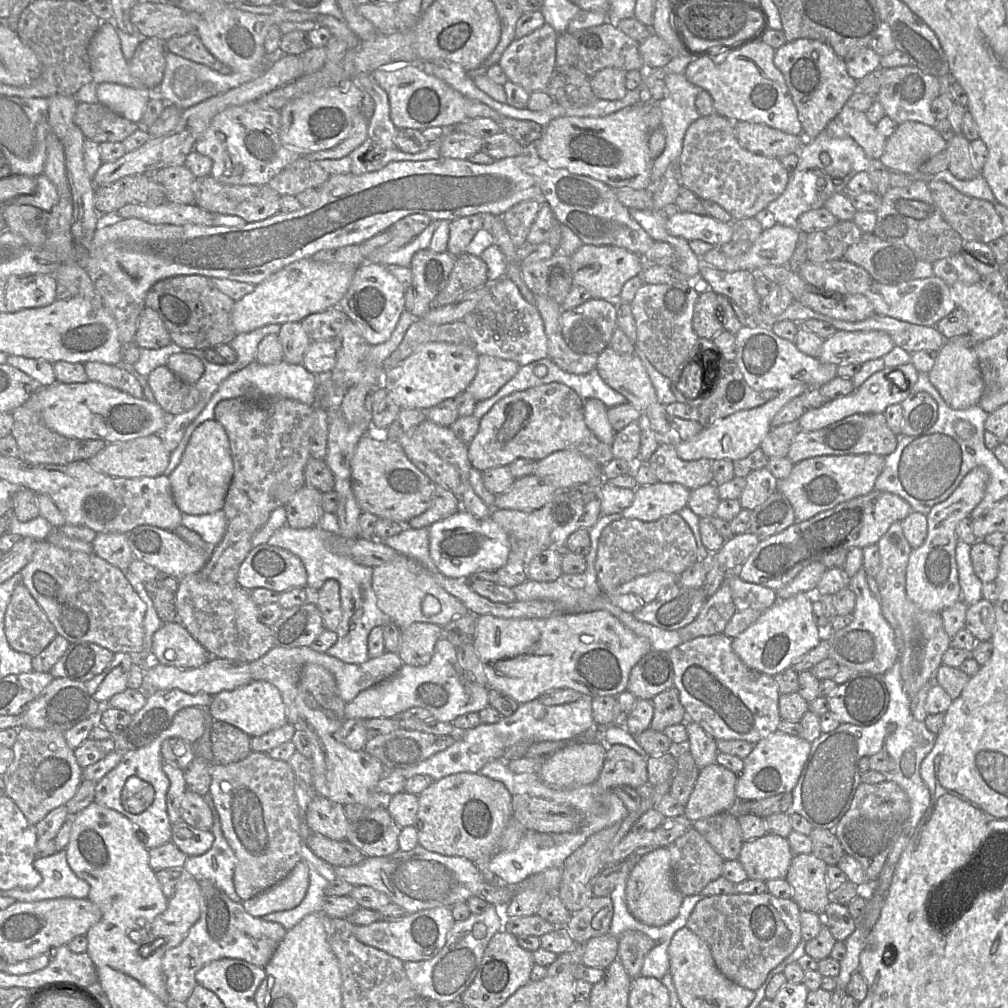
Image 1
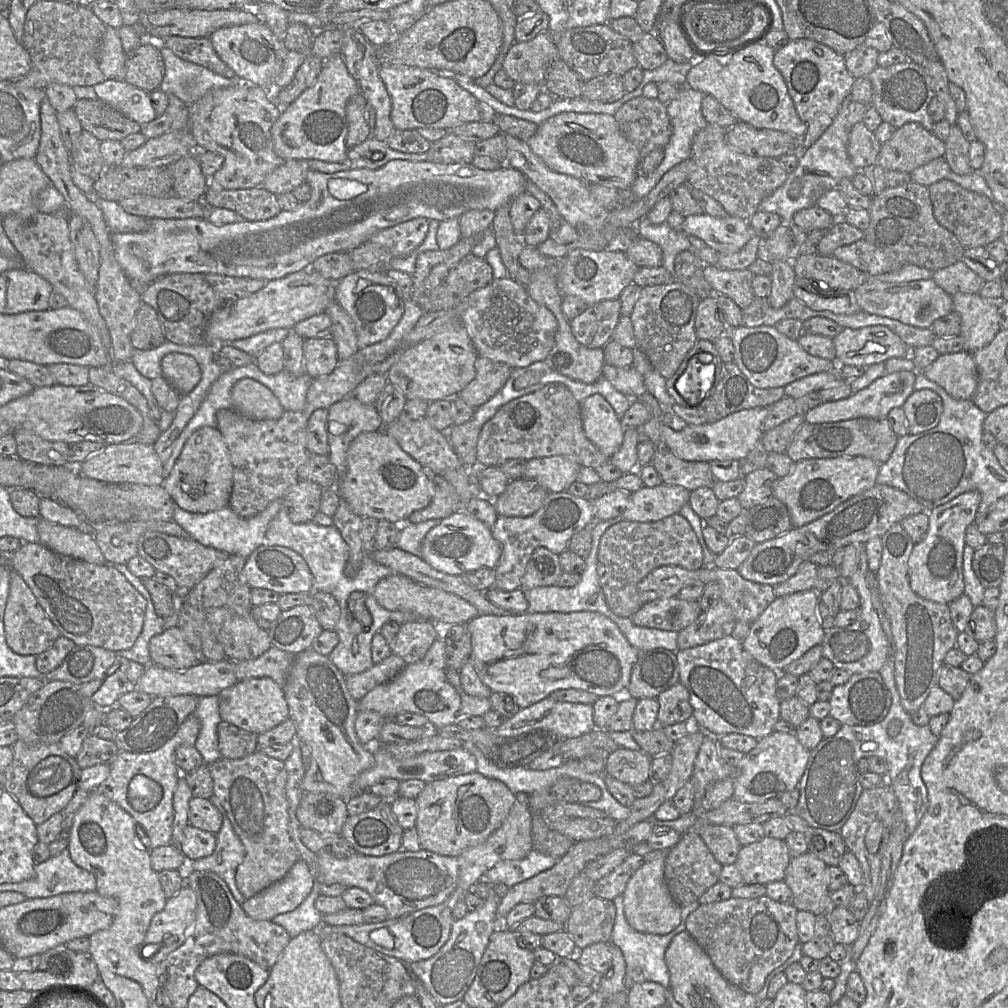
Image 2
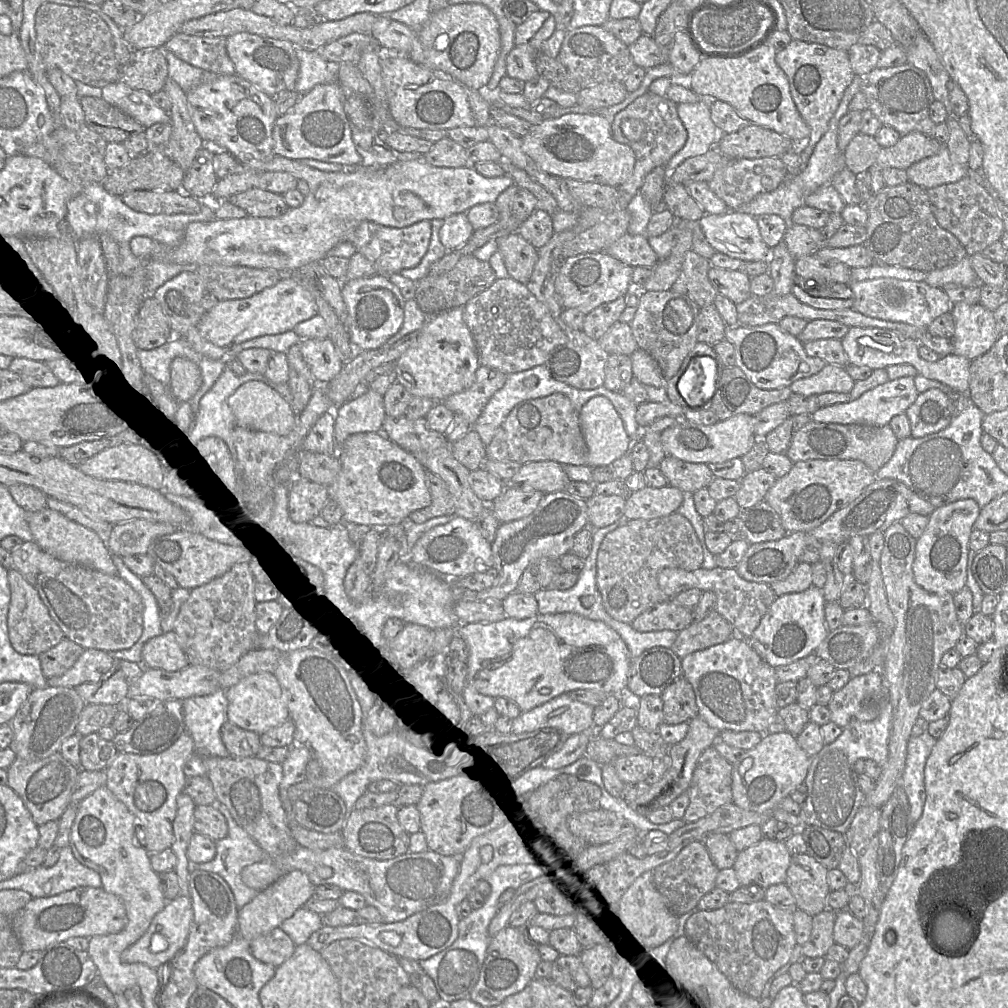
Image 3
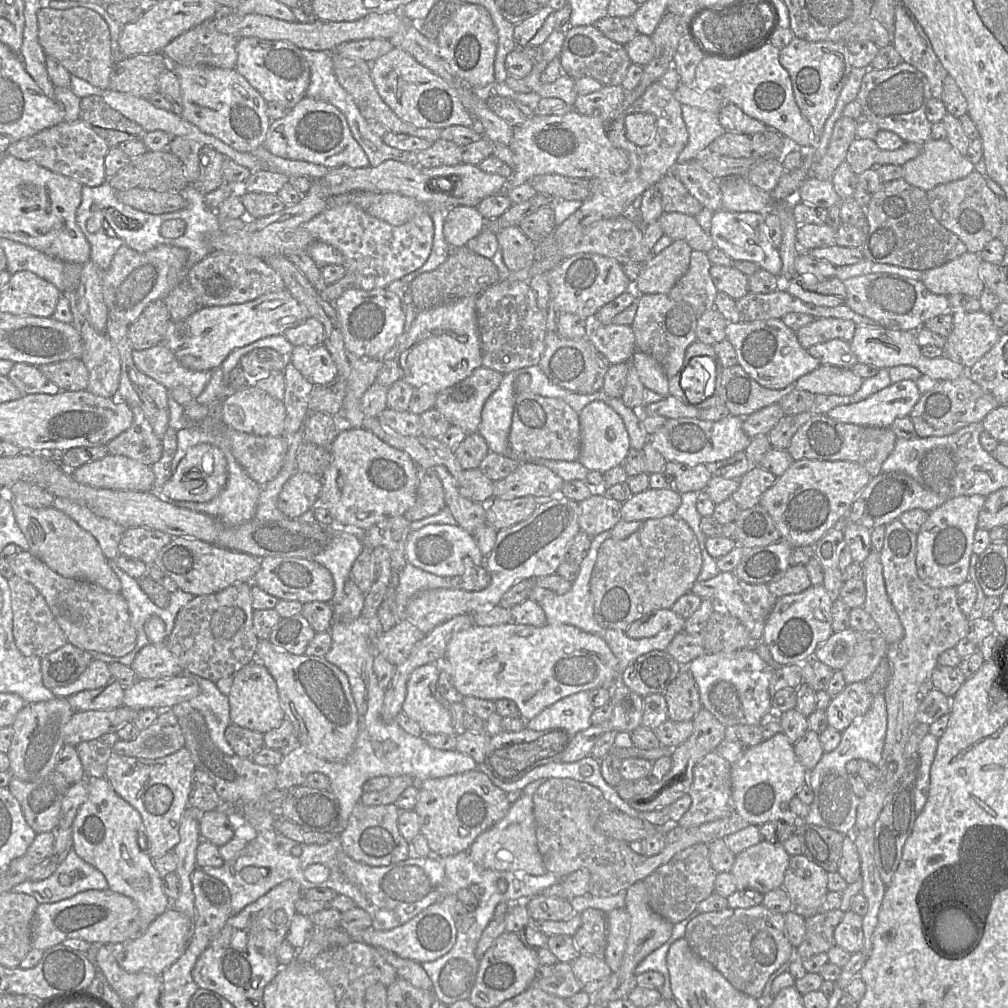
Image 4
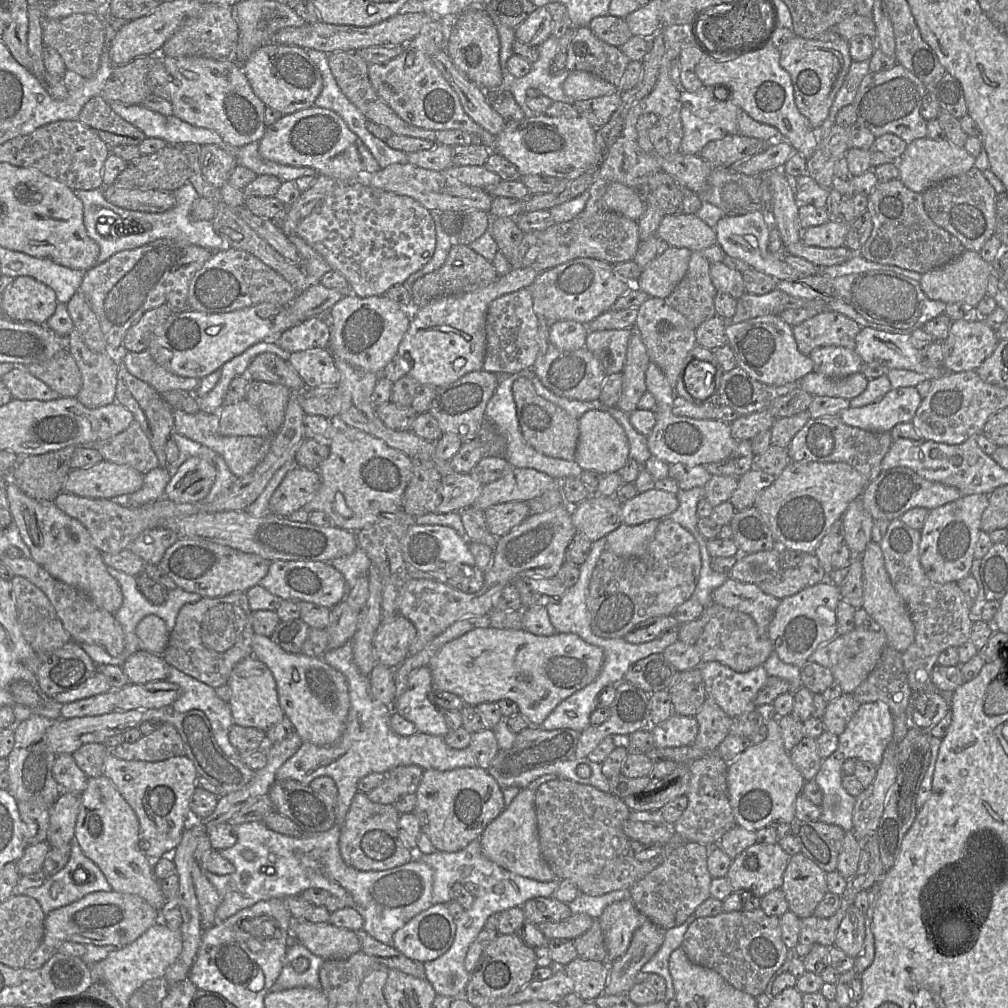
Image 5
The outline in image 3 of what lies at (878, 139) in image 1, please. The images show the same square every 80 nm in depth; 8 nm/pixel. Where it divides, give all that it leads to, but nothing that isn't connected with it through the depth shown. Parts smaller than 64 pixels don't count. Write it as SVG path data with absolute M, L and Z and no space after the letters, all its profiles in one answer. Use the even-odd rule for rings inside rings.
M857 133L844 151L844 164L855 175L861 175L870 167L876 165L881 146L874 136Z

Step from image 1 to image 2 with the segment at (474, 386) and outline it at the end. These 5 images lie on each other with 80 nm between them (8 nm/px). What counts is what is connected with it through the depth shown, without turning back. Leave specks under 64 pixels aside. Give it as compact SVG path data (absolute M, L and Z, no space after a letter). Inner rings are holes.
M480 356L477 358L475 368L475 378L459 393L459 397L477 409L503 388L513 368Z

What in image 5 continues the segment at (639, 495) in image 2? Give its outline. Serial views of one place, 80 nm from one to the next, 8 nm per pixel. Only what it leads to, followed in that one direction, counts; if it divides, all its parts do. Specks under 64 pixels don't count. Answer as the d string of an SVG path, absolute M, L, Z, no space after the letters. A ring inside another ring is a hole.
M659 489L638 493L621 504L622 523L638 525L669 517L679 506L676 494Z

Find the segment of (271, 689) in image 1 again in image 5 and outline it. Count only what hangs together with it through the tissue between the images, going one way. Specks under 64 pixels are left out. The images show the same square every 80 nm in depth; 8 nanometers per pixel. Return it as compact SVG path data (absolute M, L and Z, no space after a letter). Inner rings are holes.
M253 655L238 662L228 679L233 723L242 727L267 731L285 717L279 704L277 685L270 669Z

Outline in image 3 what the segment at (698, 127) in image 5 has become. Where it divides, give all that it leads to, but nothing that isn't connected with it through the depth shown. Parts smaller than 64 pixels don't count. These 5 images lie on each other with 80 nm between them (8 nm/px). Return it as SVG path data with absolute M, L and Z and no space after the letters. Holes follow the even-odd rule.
M701 98L696 103L677 104L677 113L687 131L687 141L666 165L668 173L683 161L704 154L715 147L720 132L711 119L710 101Z

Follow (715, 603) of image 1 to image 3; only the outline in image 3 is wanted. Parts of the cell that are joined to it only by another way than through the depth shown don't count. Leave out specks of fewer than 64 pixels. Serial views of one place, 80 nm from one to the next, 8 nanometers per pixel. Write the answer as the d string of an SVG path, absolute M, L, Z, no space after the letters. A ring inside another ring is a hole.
M716 610L678 632L670 648L680 659L693 652L723 643L734 636L734 627Z

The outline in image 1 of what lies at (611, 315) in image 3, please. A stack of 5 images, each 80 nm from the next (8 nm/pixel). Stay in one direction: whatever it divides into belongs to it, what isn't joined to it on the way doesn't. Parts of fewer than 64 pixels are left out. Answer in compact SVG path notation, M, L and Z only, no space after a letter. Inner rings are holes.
M590 298L576 308L562 310L559 324L562 335L572 350L583 354L599 354L609 346L613 332L617 328L617 302Z

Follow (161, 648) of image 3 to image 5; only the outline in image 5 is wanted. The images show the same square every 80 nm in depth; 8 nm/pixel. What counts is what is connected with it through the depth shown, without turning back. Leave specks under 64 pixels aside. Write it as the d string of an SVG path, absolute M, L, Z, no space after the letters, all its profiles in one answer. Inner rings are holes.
M138 650L121 667L127 675L130 684L144 684L166 680L169 666L163 655L155 655L144 650Z

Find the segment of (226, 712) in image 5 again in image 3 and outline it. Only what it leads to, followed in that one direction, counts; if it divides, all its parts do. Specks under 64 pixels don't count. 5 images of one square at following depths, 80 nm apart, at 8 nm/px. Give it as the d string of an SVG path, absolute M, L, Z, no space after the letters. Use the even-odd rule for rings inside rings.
M225 690L182 701L184 727L201 756L225 758L229 753L221 739L221 727L227 721L228 700Z

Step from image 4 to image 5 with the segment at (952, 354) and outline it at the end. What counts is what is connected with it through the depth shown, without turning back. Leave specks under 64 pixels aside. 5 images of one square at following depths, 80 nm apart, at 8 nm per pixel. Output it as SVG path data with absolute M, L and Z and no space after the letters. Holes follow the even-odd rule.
M985 318L976 321L952 321L949 334L943 343L943 367L946 372L975 371L995 350L999 340L995 331L985 322Z

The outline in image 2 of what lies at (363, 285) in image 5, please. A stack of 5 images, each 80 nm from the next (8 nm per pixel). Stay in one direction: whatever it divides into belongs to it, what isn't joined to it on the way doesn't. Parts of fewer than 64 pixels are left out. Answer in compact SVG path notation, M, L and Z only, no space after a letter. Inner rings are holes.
M423 217L385 228L374 233L368 241L387 248L394 258L410 255L425 239L429 220Z

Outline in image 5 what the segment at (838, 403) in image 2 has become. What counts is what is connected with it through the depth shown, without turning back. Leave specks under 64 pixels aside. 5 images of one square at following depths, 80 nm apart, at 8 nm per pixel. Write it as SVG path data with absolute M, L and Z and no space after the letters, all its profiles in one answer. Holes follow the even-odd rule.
M916 387L892 388L881 400L838 413L845 424L868 431L891 432L899 423L911 422L922 397Z

